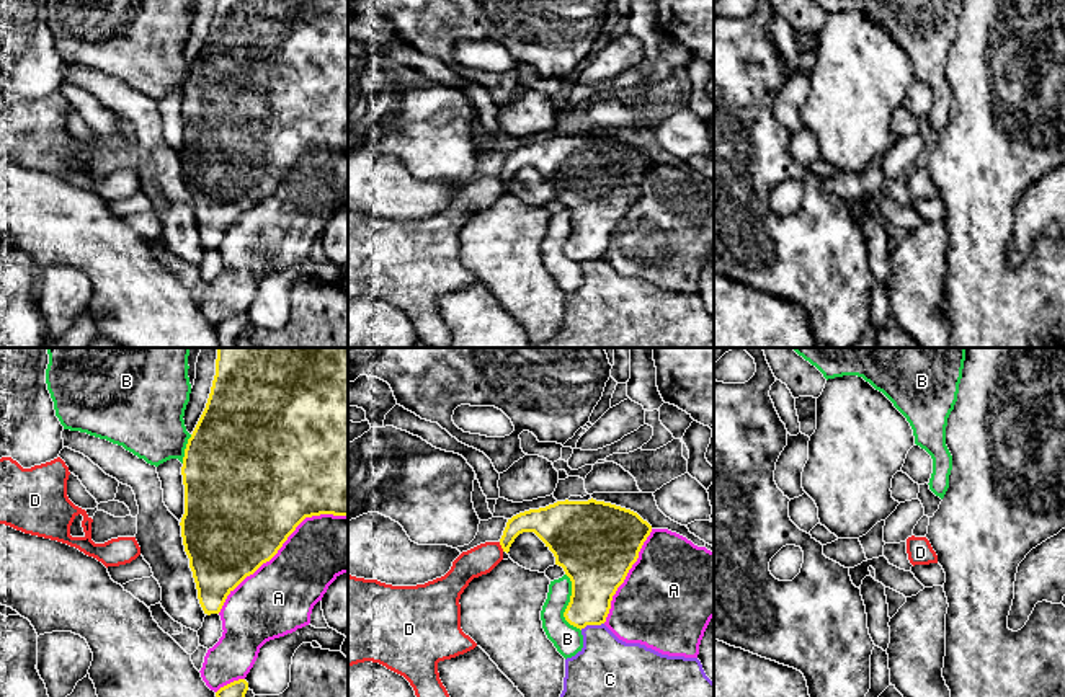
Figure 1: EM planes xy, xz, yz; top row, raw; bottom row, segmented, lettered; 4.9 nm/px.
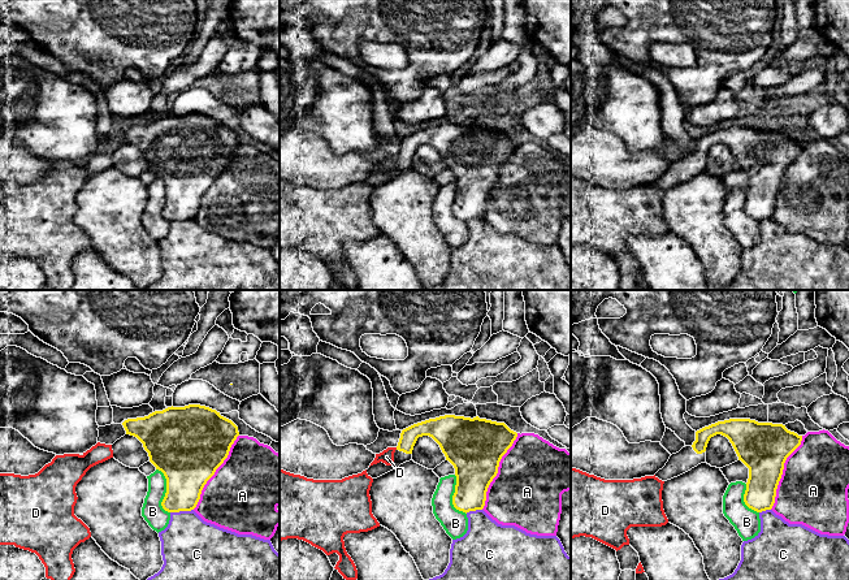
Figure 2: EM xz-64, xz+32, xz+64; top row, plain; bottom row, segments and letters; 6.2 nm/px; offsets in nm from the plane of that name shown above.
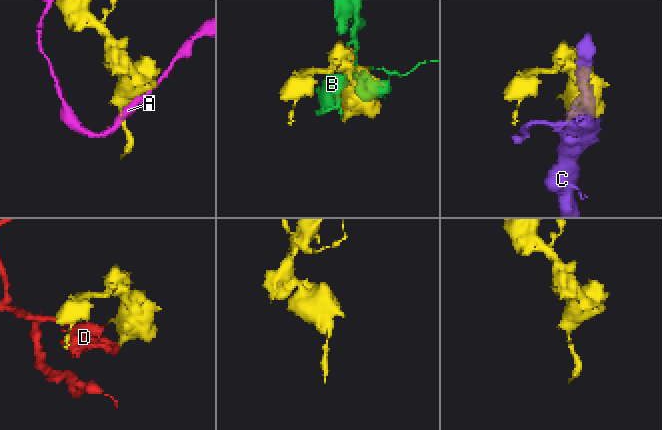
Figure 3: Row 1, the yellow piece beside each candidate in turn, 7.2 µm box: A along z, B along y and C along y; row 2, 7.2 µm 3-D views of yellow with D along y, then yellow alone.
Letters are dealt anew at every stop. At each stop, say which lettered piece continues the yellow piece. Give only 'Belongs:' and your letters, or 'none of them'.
Belongs: none of them

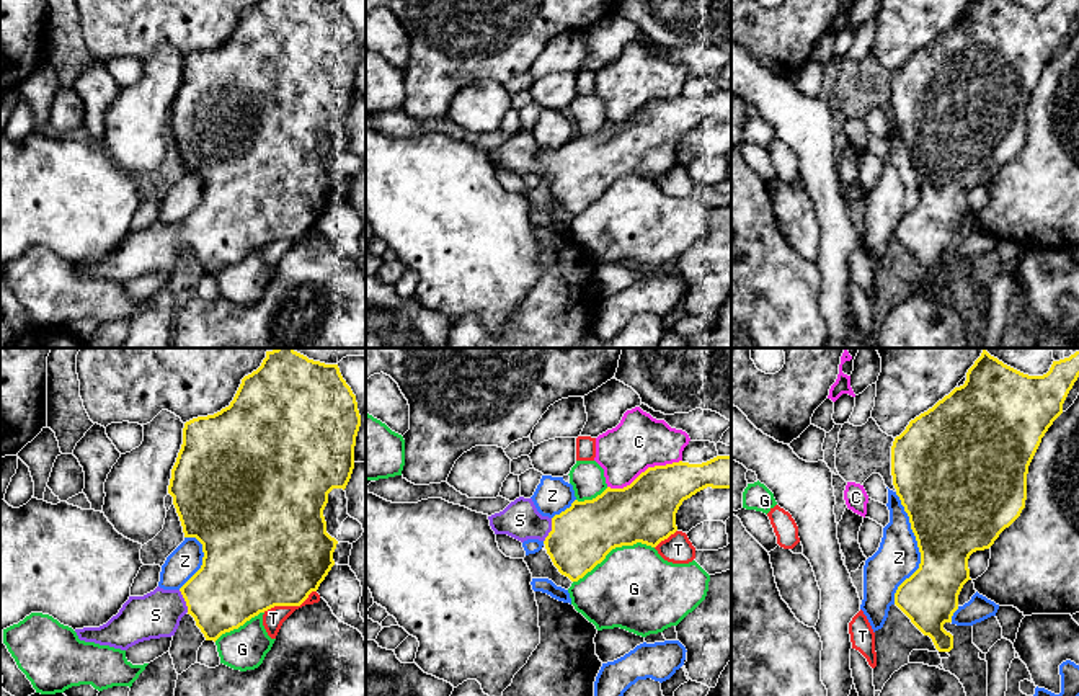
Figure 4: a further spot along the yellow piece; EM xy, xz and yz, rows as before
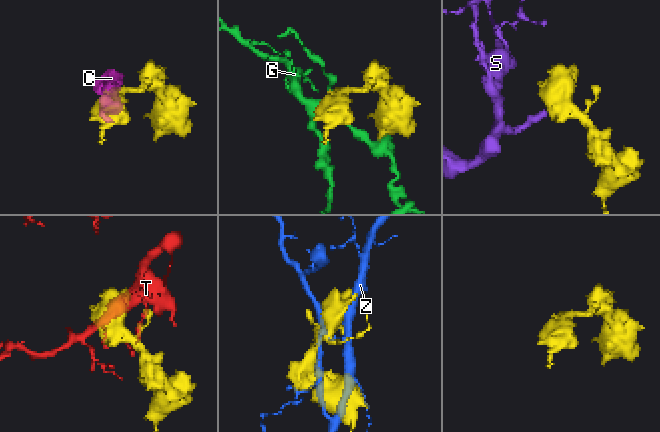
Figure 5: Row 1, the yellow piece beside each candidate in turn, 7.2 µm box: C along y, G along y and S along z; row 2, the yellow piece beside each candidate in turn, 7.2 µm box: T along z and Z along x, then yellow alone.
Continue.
Belongs: S

